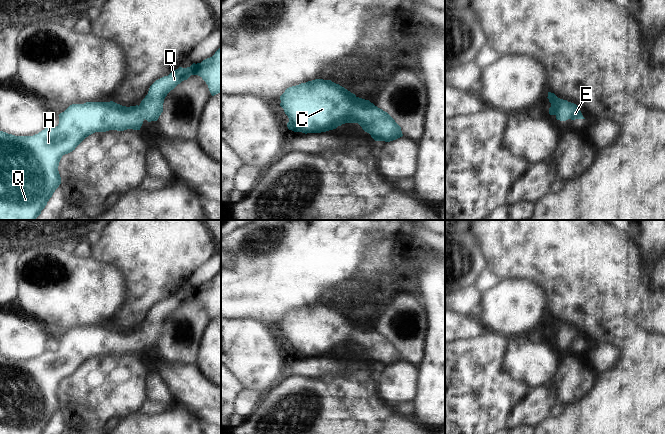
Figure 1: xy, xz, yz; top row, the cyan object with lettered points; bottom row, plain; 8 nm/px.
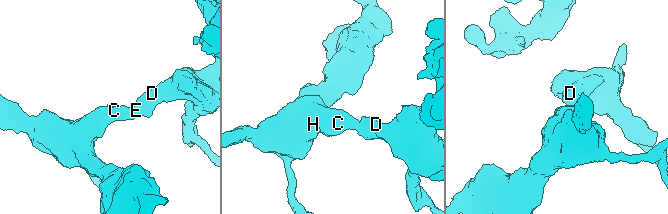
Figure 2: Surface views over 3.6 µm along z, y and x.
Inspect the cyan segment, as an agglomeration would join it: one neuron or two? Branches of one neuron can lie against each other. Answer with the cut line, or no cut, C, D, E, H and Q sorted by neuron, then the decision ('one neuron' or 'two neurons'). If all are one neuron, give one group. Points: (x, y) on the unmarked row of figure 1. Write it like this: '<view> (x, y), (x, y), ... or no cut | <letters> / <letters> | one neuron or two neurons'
no cut | C D E H Q | one neuron

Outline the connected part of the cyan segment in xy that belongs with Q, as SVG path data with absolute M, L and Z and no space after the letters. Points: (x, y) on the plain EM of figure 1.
M221 271L215 278L203 284L201 287L193 287L190 291L178 293L156 304L149 312L148 318L140 329L122 330L113 325L110 326L86 326L84 328L72 328L64 336L60 337L59 348L54 351L46 351L33 360L15 360L0 355L0 434L43 434L52 421L55 414L61 408L58 395L59 386L63 379L75 374L75 372L89 359L95 356L106 356L109 354L124 355L127 353L140 354L143 345L157 345L163 336L163 327L167 318L182 305L191 299L200 300L208 309L212 320L221 316Z

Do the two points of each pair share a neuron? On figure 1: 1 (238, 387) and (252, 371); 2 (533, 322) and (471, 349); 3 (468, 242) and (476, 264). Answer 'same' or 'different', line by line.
1: different
2: different
3: same

